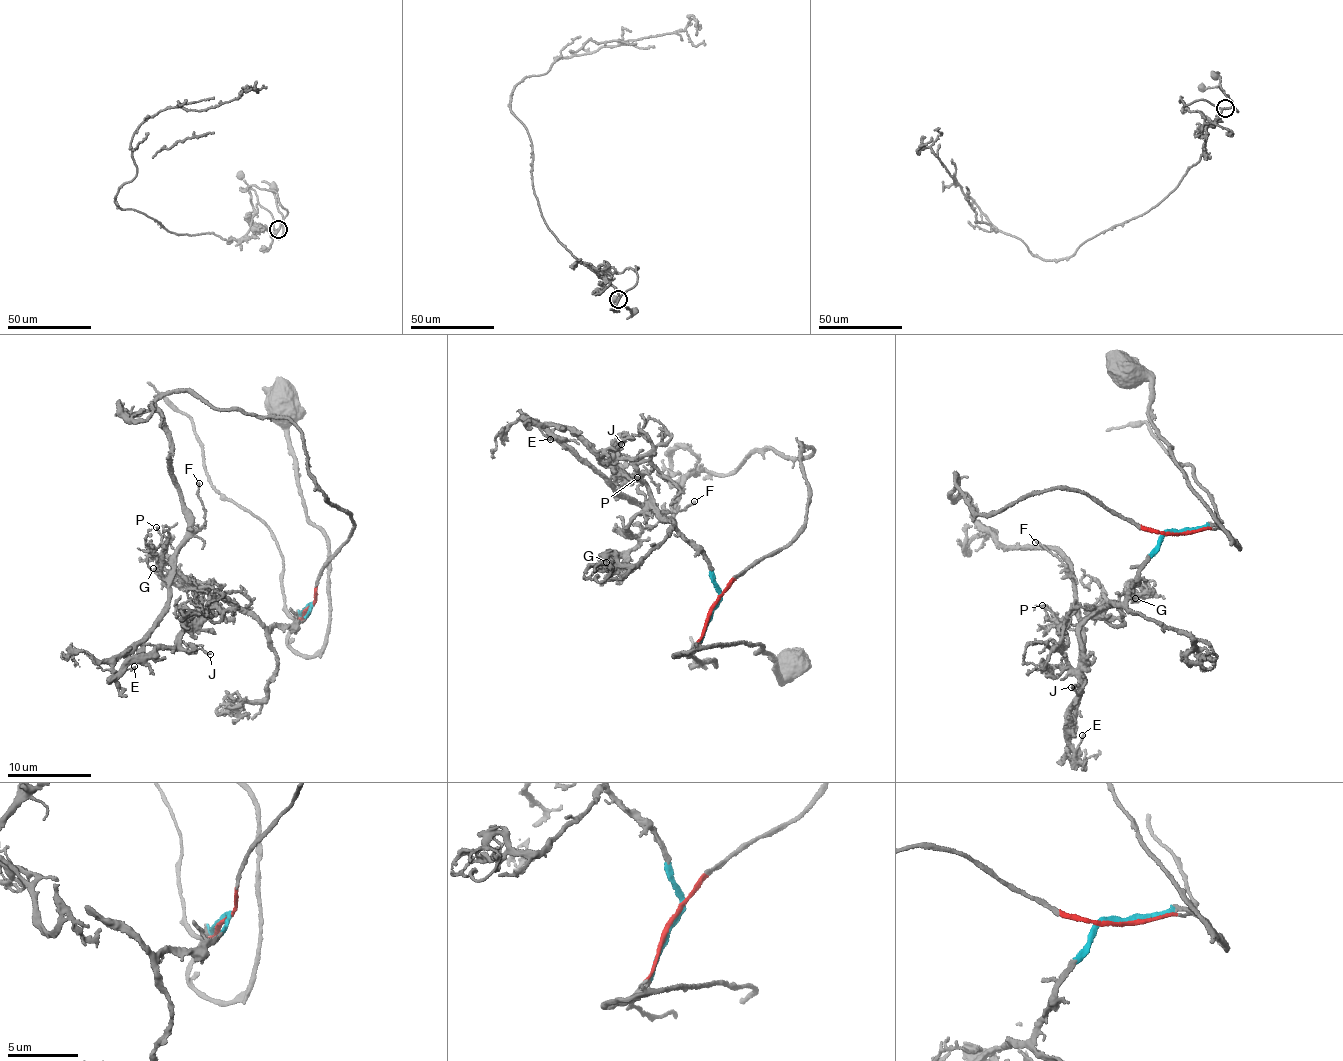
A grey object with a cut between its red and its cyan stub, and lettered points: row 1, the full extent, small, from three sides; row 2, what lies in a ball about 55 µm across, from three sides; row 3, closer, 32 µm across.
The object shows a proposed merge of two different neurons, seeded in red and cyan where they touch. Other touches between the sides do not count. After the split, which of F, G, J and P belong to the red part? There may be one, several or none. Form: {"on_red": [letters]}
{"on_red": ["F", "P"]}

